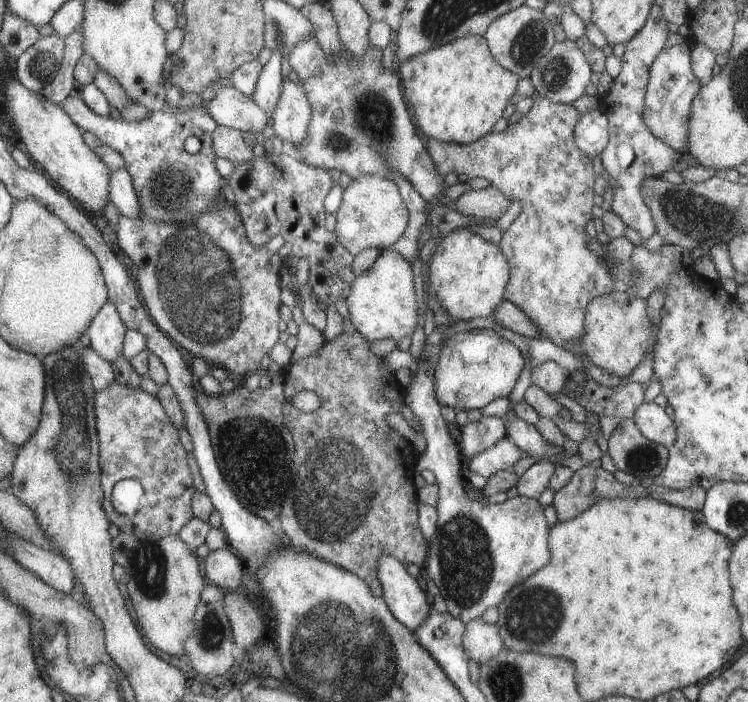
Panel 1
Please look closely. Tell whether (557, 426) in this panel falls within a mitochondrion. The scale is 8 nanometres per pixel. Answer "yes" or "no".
no

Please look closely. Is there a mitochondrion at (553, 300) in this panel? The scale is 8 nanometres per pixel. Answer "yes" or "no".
yes

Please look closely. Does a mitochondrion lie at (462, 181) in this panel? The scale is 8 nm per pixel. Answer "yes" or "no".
no

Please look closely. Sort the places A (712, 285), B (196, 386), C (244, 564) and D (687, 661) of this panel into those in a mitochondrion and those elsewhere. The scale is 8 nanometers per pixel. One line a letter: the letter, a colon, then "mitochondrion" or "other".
A: other
B: other
C: other
D: other

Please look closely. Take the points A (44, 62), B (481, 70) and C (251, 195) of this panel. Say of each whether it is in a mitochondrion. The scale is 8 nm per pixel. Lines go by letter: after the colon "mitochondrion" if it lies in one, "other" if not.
A: mitochondrion
B: other
C: other

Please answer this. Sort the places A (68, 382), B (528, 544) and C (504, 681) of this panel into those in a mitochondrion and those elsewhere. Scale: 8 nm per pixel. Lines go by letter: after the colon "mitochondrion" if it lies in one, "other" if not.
A: mitochondrion
B: other
C: mitochondrion

